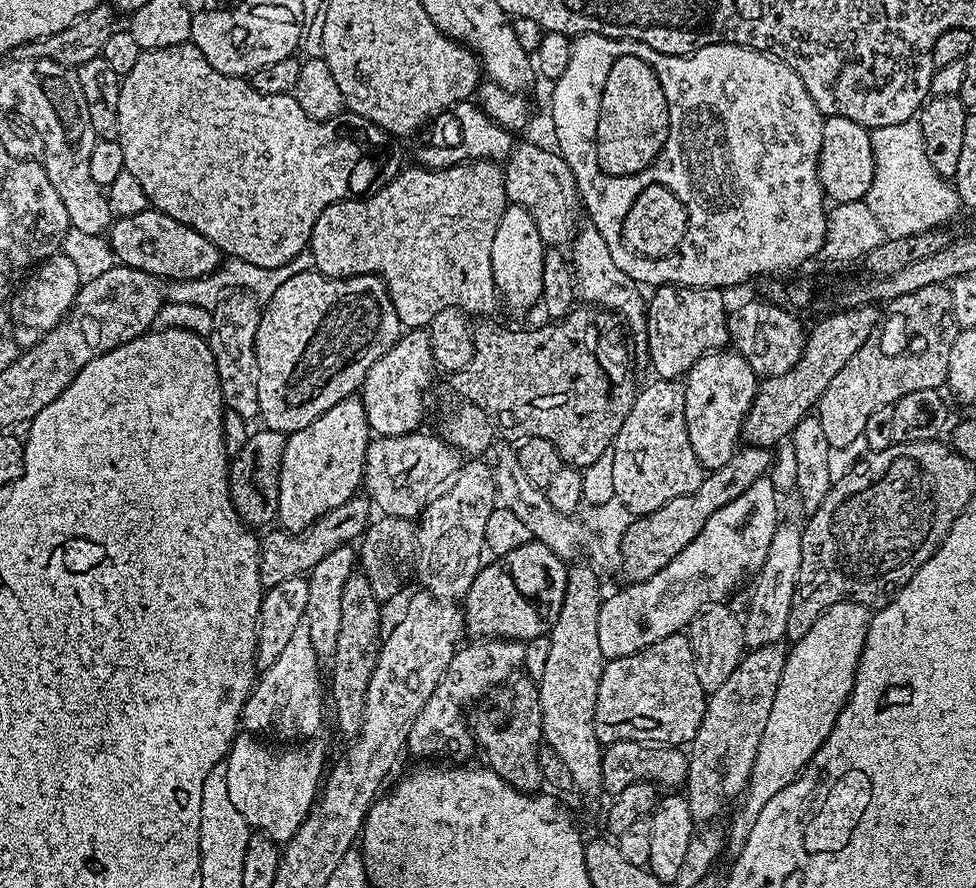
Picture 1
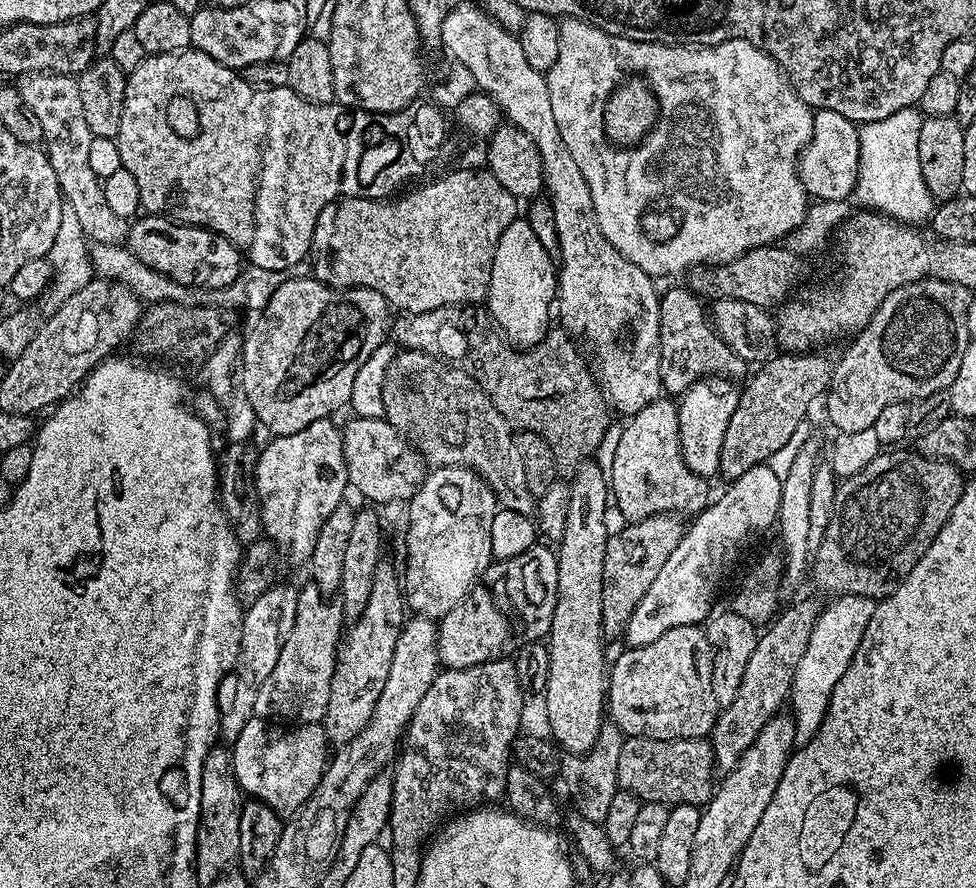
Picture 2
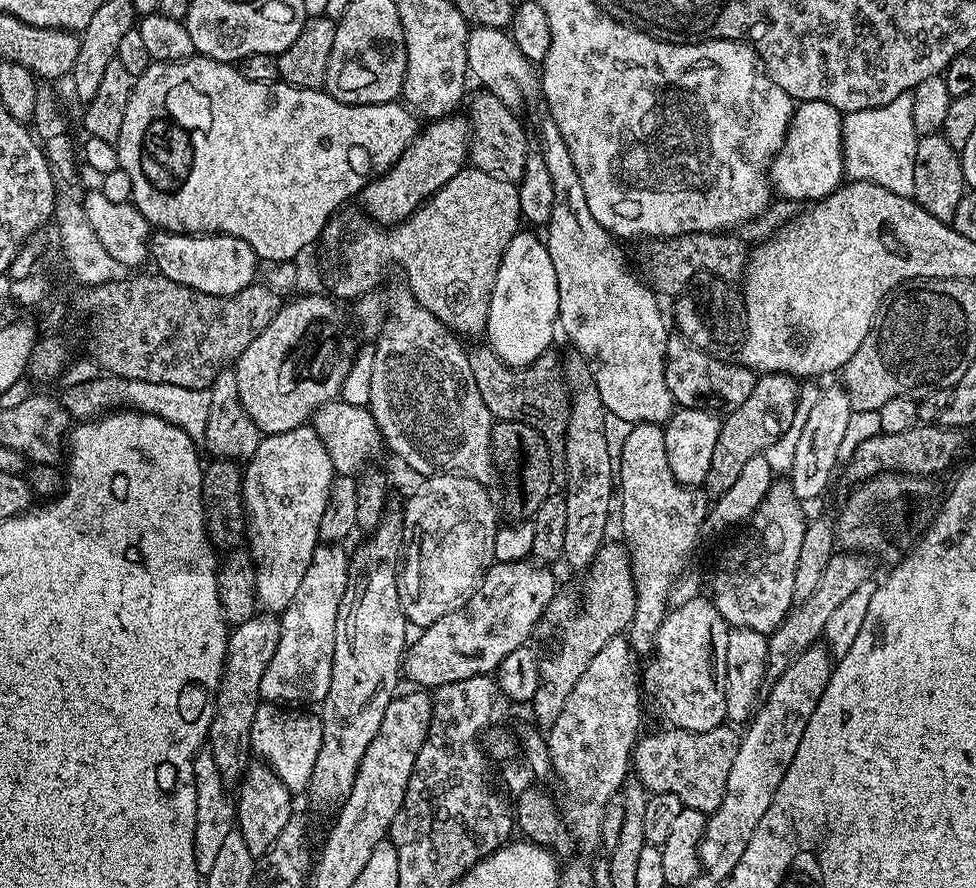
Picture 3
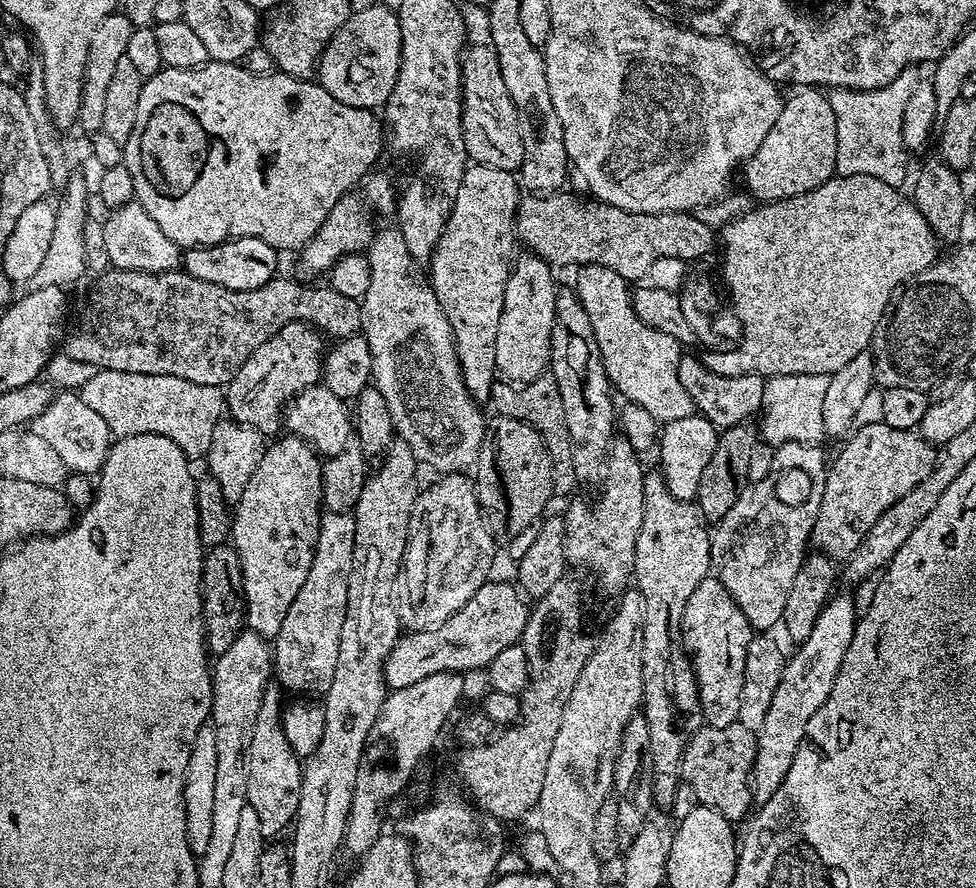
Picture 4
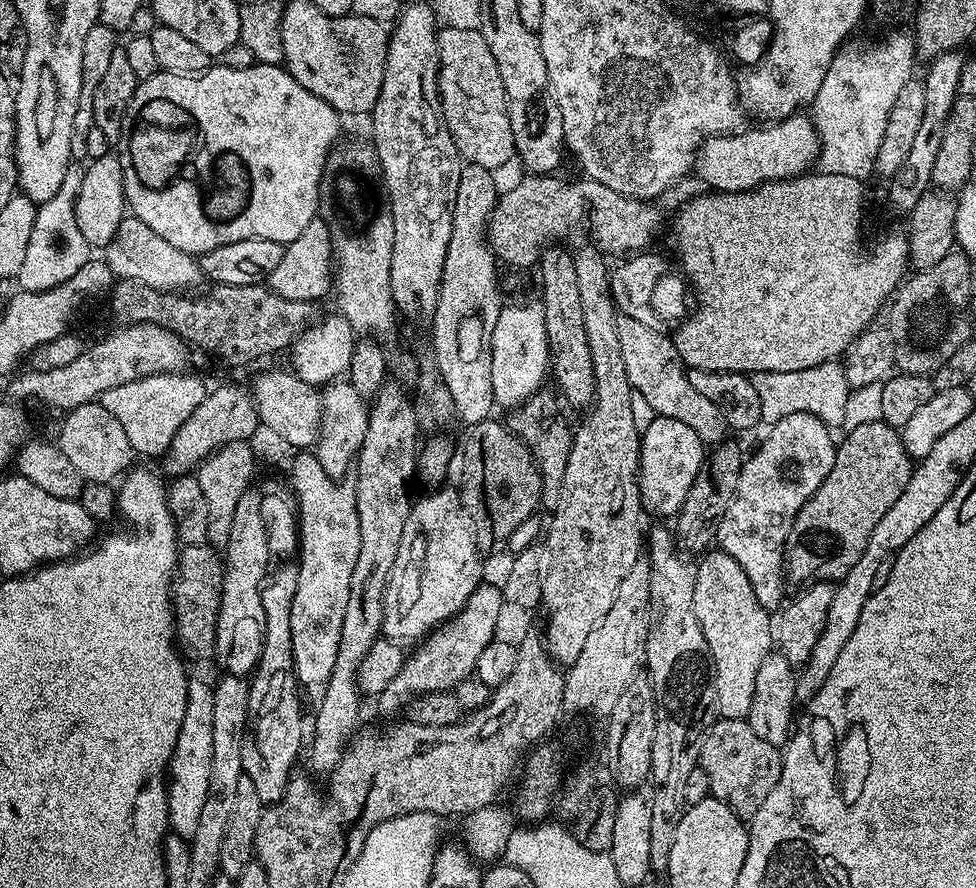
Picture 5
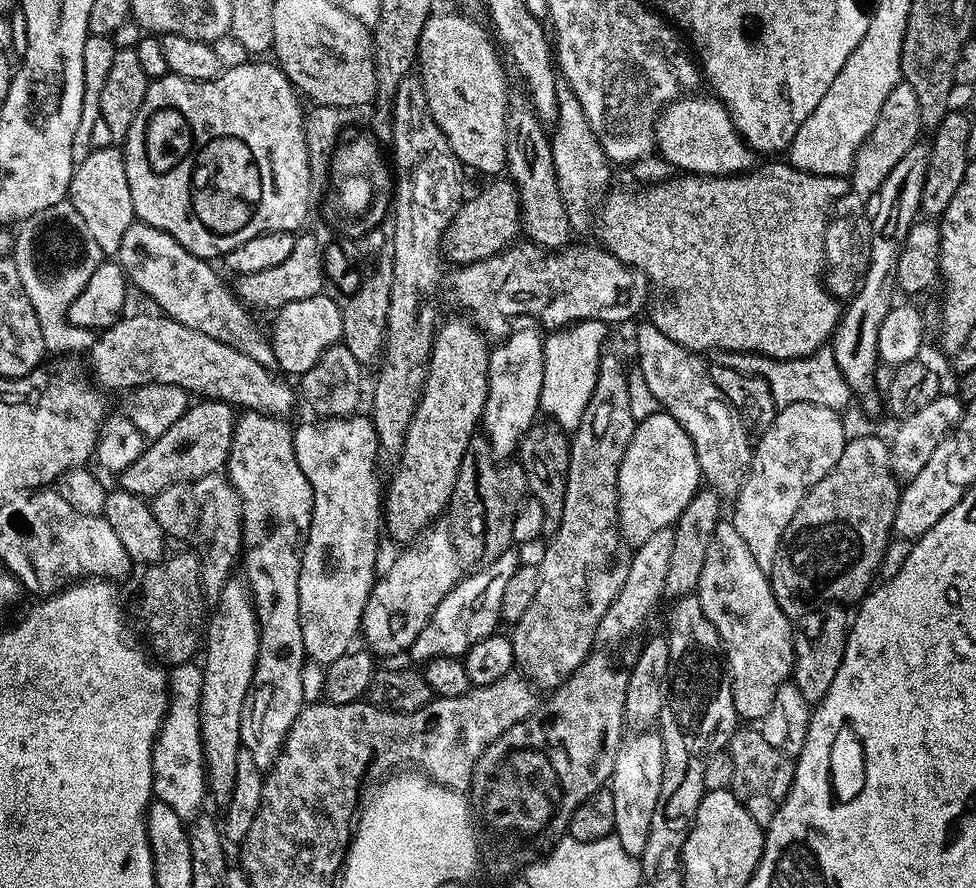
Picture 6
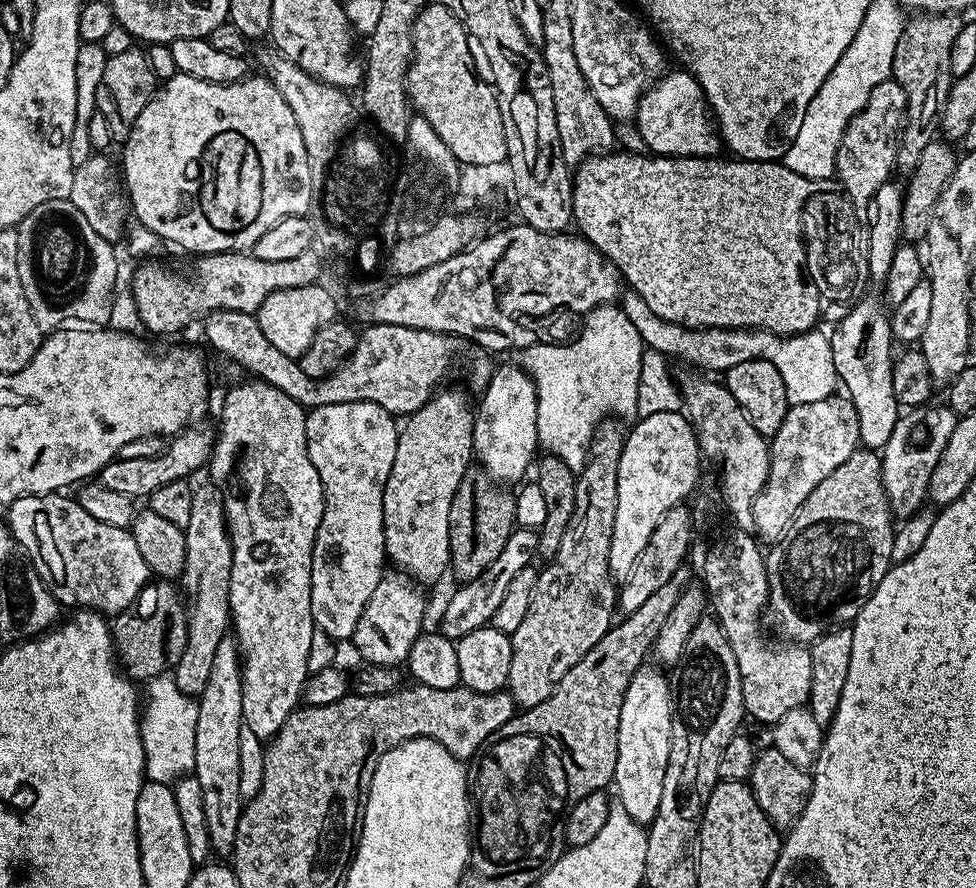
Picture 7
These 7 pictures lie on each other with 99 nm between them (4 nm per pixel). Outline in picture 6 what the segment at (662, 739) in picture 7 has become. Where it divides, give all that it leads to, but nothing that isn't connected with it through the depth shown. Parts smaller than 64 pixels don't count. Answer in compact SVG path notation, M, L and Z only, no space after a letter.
M644 730L629 735L621 743L610 781L610 790L614 794L614 835L618 842L622 842L622 850L633 858L638 858L642 850L646 850L650 822L654 822L654 806L658 806L658 794L662 790L663 769L664 747L660 735Z

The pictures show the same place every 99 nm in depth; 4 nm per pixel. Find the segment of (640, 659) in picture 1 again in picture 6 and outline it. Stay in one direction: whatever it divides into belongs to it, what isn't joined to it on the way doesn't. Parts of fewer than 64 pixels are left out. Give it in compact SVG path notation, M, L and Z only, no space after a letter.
M721 522L714 534L710 534L710 546L706 546L706 563L702 565L702 578L694 594L702 602L706 618L710 618L714 630L718 630L720 640L724 644L737 717L744 722L758 722L770 710L774 694L780 685L792 675L794 640L792 628L788 625L789 617L780 609L780 604L772 592L769 573L762 566L758 566L758 562L754 562L750 546L746 546L742 534L738 534L732 523Z

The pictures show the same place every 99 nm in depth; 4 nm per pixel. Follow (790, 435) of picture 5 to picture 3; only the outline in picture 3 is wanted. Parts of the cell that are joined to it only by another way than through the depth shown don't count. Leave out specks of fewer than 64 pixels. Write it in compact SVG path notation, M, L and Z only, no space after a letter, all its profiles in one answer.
M787 487L771 488L768 497L743 529L745 532L720 556L710 599L718 614L722 614L732 628L749 628L771 634L794 607L794 570L798 570L798 553L806 519L799 503L792 502L789 508L784 508L788 500L790 492Z

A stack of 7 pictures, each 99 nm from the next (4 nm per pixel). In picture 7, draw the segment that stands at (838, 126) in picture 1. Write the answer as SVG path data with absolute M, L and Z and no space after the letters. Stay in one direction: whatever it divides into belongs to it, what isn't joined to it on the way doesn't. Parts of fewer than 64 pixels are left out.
M687 70L679 71L669 71L641 94L634 117L635 126L641 132L649 153L671 157L715 157L719 153L716 151L721 151L722 141L717 125L710 119L702 86Z

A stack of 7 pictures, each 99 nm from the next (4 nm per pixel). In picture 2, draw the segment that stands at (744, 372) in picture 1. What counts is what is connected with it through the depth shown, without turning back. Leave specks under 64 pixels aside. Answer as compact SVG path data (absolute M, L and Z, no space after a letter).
M699 380L690 386L678 400L678 438L682 446L682 458L694 474L705 478L715 477L720 471L722 458L722 442L726 438L726 426L730 426L730 418L734 415L737 389L724 382Z

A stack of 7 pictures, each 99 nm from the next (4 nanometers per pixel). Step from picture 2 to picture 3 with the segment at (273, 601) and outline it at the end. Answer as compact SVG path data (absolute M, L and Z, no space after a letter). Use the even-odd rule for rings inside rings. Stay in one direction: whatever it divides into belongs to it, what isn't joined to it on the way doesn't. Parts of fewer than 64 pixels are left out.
M257 614L246 622L235 625L228 637L228 649L224 658L224 673L216 690L216 713L210 722L206 741L210 759L218 766L218 774L225 785L239 781L250 756L250 737L256 708L261 704L260 683L280 637L280 622L275 615ZM245 759L245 760L244 760Z

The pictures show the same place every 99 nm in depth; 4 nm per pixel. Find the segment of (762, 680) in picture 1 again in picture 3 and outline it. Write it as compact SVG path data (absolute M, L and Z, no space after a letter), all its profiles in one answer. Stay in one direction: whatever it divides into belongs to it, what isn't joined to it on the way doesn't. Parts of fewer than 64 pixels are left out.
M838 550L832 555L818 587L814 589L814 594L799 601L788 613L787 618L768 636L769 677L781 676L790 666L790 662L794 662L809 646L823 637L826 622L830 622L834 610L838 610L838 606L842 606L842 602L846 602L846 598L850 598L850 594L854 594L854 590L858 590L862 582L873 579L871 563L873 564L873 561L864 554Z

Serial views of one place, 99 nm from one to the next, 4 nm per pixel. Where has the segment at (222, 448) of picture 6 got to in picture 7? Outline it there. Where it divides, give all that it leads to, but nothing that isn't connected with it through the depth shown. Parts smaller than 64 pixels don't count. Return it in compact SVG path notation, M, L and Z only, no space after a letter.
M204 424L185 426L171 437L164 451L150 458L117 458L110 461L98 474L98 482L106 490L115 490L133 498L147 498L154 490L162 490L166 482L188 480L196 471L203 469L212 459L212 447L216 445L216 432Z

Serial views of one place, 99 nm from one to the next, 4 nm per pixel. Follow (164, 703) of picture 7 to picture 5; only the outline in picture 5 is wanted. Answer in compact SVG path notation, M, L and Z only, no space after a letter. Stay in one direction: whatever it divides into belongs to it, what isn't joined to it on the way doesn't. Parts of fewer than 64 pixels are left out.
M189 679L186 694L186 716L178 742L174 742L172 763L168 765L168 827L175 835L191 838L198 834L206 790L210 790L210 758L214 758L214 694L213 685L204 680Z

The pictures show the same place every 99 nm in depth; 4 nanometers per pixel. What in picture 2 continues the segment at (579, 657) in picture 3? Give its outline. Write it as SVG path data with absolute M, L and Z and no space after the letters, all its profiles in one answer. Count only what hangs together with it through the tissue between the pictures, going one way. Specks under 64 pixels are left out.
M663 512L645 520L634 520L623 525L621 532L613 531L606 542L606 562L602 562L602 622L603 635L623 637L628 623L642 602L642 594L650 590L658 570L666 566L666 558L674 554L674 546L684 537L685 521L679 515Z

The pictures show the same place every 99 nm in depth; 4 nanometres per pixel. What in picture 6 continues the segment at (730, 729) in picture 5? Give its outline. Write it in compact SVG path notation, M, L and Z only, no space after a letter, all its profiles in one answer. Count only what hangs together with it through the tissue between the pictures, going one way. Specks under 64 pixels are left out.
M756 726L737 727L726 745L726 751L732 759L730 790L738 798L738 802L746 806L750 818L766 826L774 818L778 806L784 801L792 785L796 769L793 757L782 754L782 750L774 750L774 746L770 746L770 742L762 738L759 727Z

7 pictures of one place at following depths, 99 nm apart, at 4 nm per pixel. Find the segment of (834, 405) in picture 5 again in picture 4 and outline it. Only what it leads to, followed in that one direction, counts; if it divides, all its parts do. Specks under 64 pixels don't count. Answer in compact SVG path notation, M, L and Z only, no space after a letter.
M786 374L767 377L764 381L762 394L764 406L759 417L760 428L758 427L763 443L773 446L794 443L816 444L819 436L825 435L822 398L826 398L827 385L828 377L822 374Z

